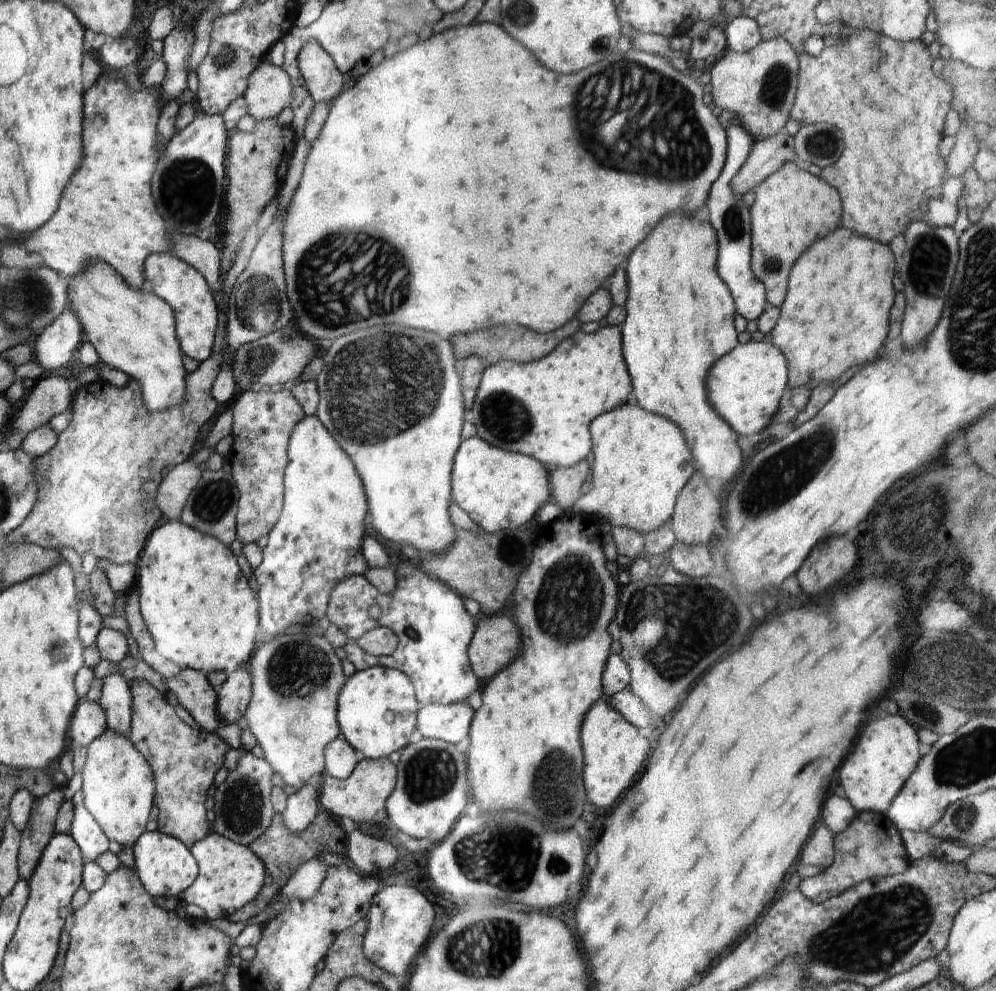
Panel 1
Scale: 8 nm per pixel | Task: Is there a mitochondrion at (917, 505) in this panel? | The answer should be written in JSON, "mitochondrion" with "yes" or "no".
{"mitochondrion":"yes"}

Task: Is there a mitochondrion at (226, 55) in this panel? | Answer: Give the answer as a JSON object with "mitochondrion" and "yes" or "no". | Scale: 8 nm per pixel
{"mitochondrion":"yes"}

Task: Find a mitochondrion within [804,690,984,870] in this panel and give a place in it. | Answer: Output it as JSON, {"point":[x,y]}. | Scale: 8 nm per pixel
{"point":[964,817]}

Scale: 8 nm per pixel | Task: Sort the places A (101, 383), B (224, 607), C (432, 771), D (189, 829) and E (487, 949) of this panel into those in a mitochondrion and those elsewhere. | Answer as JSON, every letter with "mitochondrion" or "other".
{"A":"other","B":"other","C":"mitochondrion","D":"other","E":"mitochondrion"}

